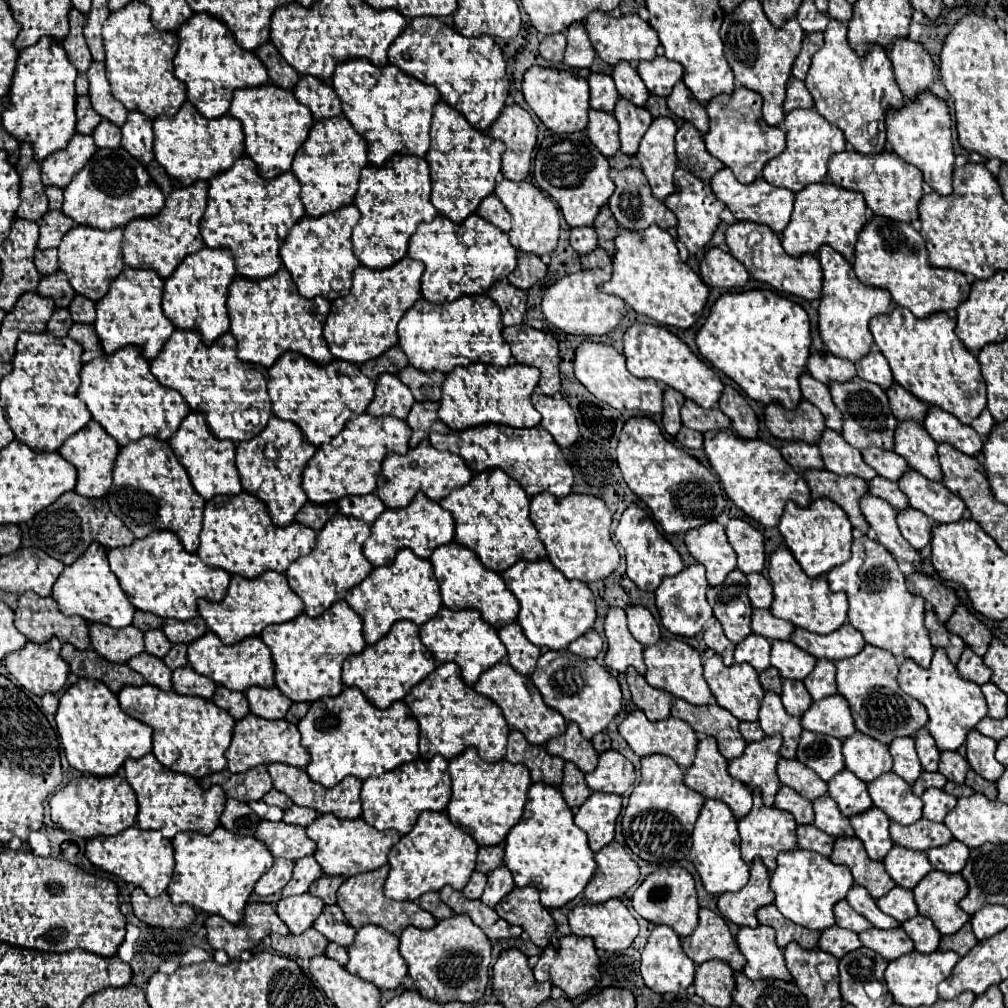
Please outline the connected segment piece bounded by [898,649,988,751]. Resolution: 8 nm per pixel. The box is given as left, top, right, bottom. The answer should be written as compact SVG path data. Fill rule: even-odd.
M936 649L932 663L928 669L922 669L916 661L902 661L900 673L898 673L898 685L904 693L918 699L928 709L928 731L934 737L940 751L954 751L964 741L970 729L976 727L976 723L986 717L986 699L980 693L980 685L974 685L974 681L966 681L960 677L956 665L946 657L944 649Z

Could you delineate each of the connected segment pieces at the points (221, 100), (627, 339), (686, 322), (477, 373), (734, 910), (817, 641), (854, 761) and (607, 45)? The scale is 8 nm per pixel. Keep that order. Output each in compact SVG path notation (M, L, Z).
M194 13L178 29L178 51L174 57L174 75L186 83L188 101L204 117L222 117L228 113L232 93L242 87L258 87L268 83L268 73L262 61L252 51L242 49L230 29L208 13Z
M634 323L632 327L628 327L624 333L624 357L628 361L628 371L634 377L650 377L668 387L674 387L686 399L696 401L704 409L714 407L720 399L724 385L716 371L698 355L694 355L690 347L676 335L672 335L666 327L646 323Z
M650 225L642 229L642 233L620 229L614 245L616 253L612 257L612 279L600 285L602 293L618 295L636 313L648 315L662 325L680 329L694 325L706 305L708 285L680 259L670 233L658 225Z
M482 363L464 365L464 367L460 365L458 369L452 369L446 375L446 381L442 385L438 417L454 431L462 431L466 427L474 427L480 423L502 423L502 425L510 425L510 427L536 427L540 423L540 417L538 417L538 411L532 407L530 395L534 391L534 387L538 385L538 379L540 379L538 369L534 369L530 365L510 363L506 369L498 369L496 365L482 365Z
M754 859L750 865L750 881L738 893L724 893L718 897L720 913L736 925L758 927L756 911L774 901L774 891L770 889L770 873L762 859Z
M850 623L842 625L842 629L836 629L830 635L816 635L806 629L794 629L790 641L800 649L808 651L810 655L814 655L816 659L826 657L832 661L854 657L866 645L864 637Z
M858 731L844 741L842 753L846 759L846 769L850 769L864 783L874 781L892 769L888 747Z
M596 9L594 13L590 13L590 17L586 17L586 31L588 31L588 37L592 41L592 47L596 49L600 59L606 61L608 65L616 65L622 59L624 61L654 59L656 49L660 45L658 35L650 27L650 23L640 19L640 15L636 15L636 13L614 15L614 13L598 13L598 9Z

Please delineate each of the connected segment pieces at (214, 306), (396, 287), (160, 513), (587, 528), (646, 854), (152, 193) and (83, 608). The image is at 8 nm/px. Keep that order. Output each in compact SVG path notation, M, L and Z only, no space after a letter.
M204 247L198 253L188 255L174 273L164 281L162 293L162 309L164 315L178 327L178 329L196 329L202 335L202 341L212 343L222 333L228 331L228 313L226 313L226 299L228 299L228 285L236 275L234 257L228 249L210 249Z
M408 255L402 261L382 271L368 269L368 267L356 267L350 293L346 297L338 297L332 301L330 315L324 325L324 339L332 355L360 365L368 359L378 357L386 349L394 347L398 343L396 325L400 317L420 297L422 271L424 271L424 265L420 261L410 259Z
M144 437L120 447L114 463L114 483L106 499L112 513L136 535L136 539L142 539L156 529L166 529L180 537L186 551L194 553L198 549L206 501L192 487L186 469L178 463L168 441Z
M538 493L530 501L530 519L538 529L548 559L564 577L590 583L608 577L618 567L620 555L610 535L612 513L600 497L570 493L558 499L550 493Z
M666 755L642 757L640 783L634 787L628 807L622 815L622 833L626 845L644 861L668 865L686 859L692 845L692 829L704 805L704 797L688 789L682 781L682 769Z
M98 149L94 157L74 175L70 185L64 189L62 211L74 219L78 225L90 225L96 229L114 229L124 227L136 217L158 215L164 207L164 193L150 179L146 167L126 149Z
M90 545L90 549L86 549L78 561L74 561L74 565L64 567L52 587L52 597L64 615L80 615L90 623L106 623L116 629L130 625L136 611L122 591L116 575L110 571L106 549L102 549L102 545Z

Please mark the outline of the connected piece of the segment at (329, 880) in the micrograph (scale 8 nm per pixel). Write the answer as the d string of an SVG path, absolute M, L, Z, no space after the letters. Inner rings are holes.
M322 875L320 879L316 879L312 885L310 885L310 893L320 897L326 905L332 905L336 903L336 891L338 887L342 885L344 877L338 877L338 875Z

